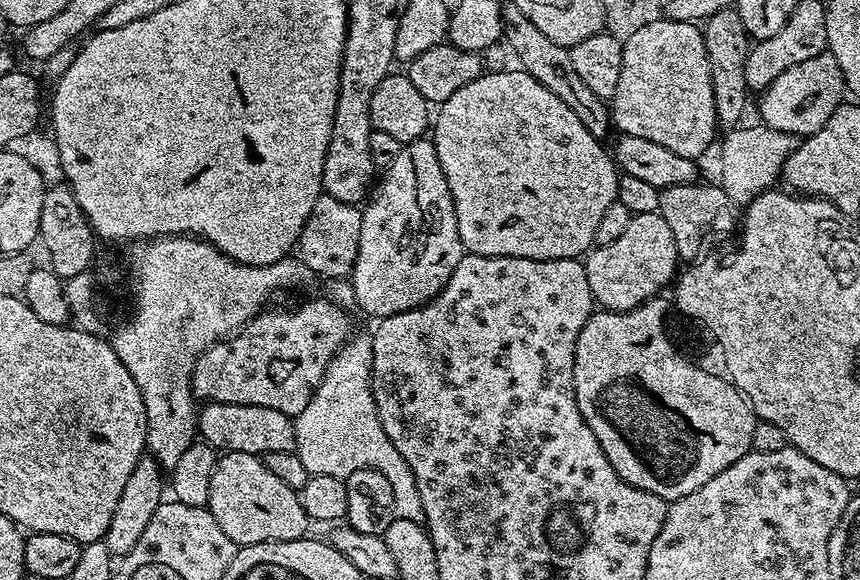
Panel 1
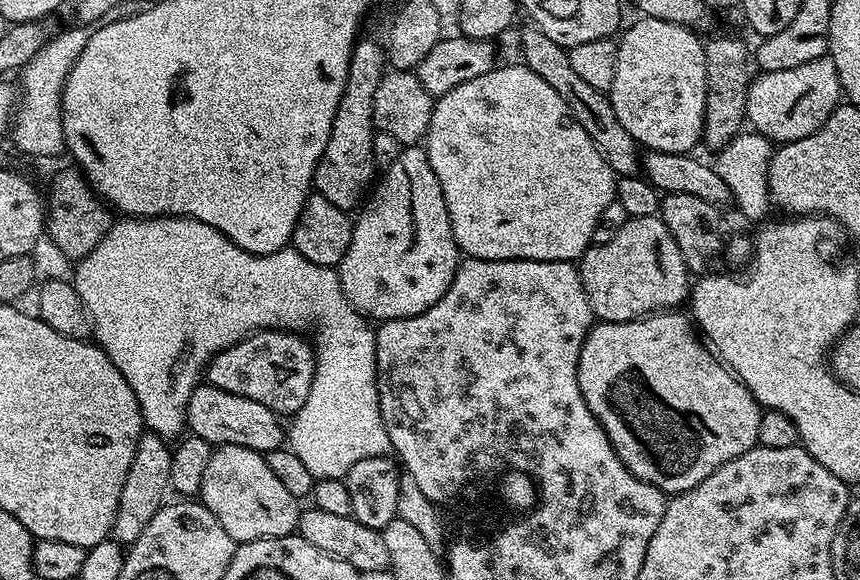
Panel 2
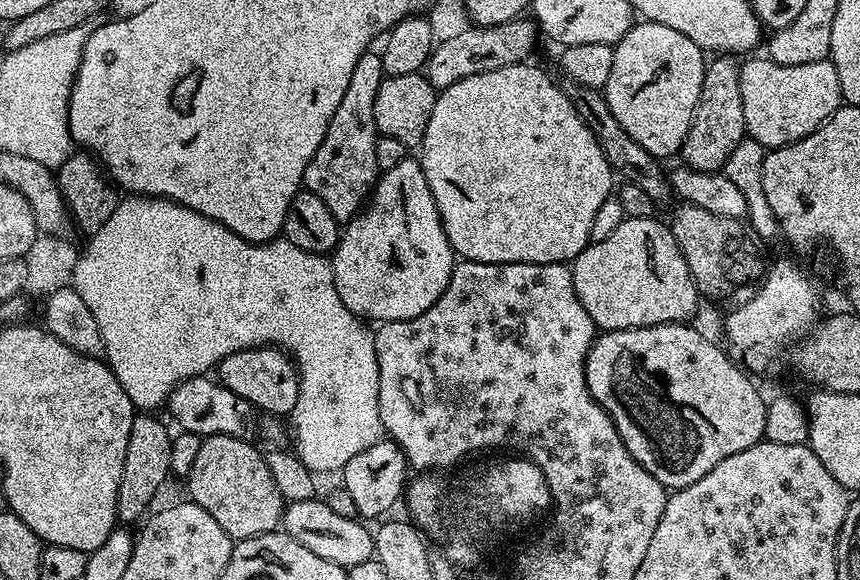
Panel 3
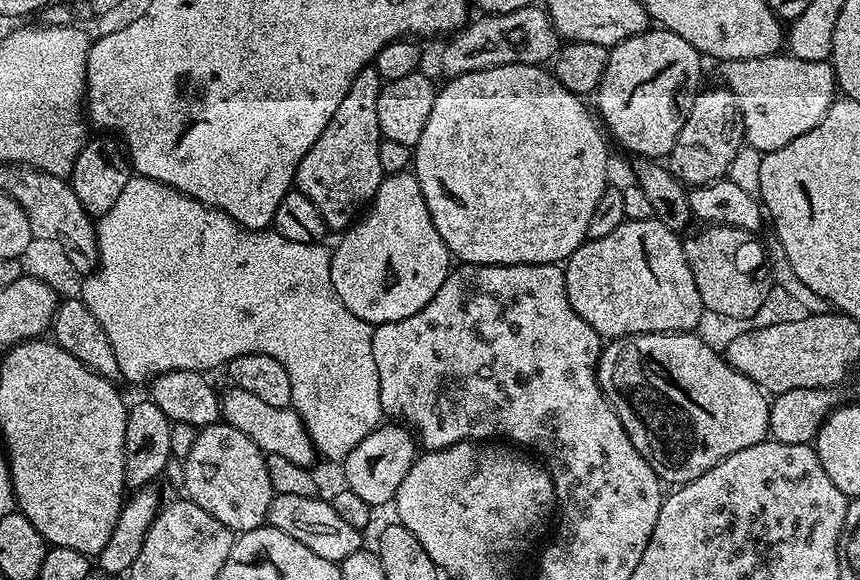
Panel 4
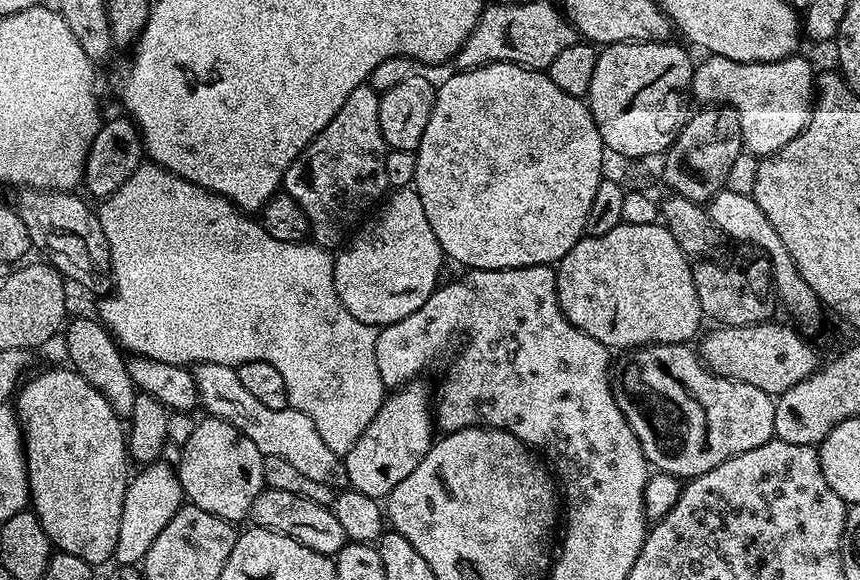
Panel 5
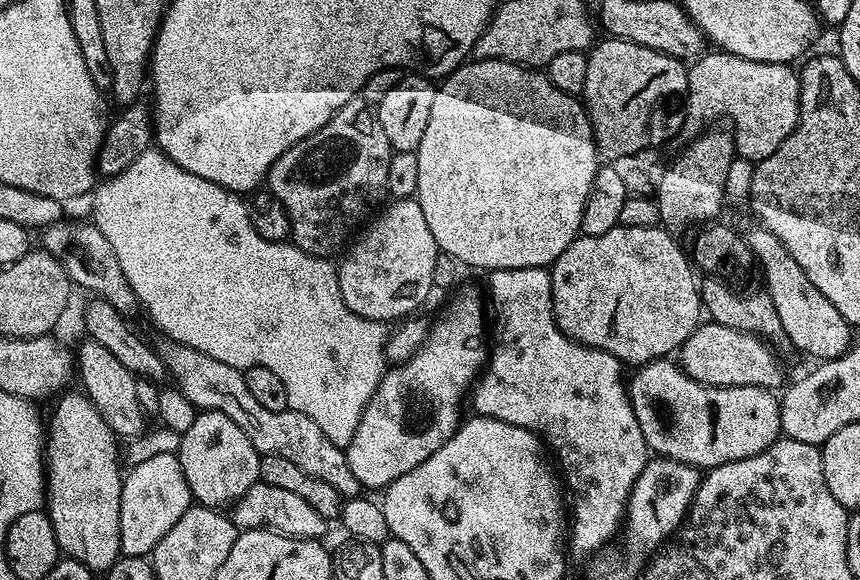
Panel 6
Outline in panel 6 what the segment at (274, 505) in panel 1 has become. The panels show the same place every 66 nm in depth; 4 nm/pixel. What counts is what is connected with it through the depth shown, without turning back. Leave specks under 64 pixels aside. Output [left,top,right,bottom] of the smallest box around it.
[178,411,262,510]

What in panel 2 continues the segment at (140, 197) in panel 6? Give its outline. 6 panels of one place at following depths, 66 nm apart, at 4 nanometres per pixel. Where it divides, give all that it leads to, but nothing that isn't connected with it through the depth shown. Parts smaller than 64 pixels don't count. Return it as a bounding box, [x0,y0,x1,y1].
[71,216,392,480]

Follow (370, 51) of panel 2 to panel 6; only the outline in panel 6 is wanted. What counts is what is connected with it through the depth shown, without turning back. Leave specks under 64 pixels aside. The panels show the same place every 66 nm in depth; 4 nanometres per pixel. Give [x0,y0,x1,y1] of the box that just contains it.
[266,98,392,258]

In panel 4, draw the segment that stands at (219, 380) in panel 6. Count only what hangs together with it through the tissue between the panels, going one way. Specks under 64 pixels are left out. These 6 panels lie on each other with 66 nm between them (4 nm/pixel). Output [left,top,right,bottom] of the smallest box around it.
[220,386,318,468]

